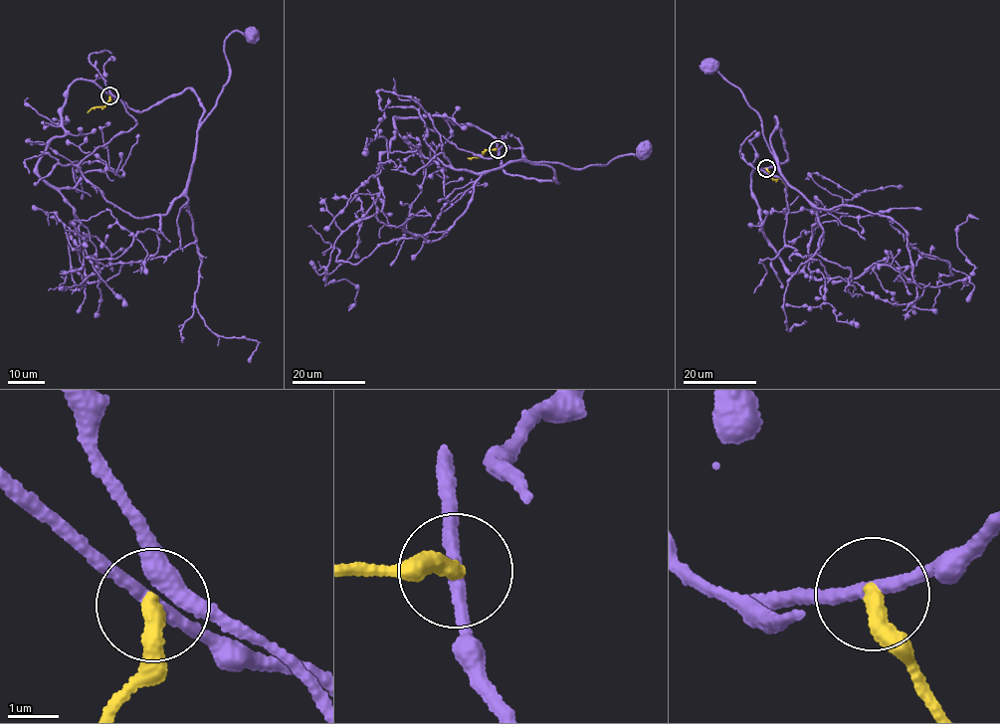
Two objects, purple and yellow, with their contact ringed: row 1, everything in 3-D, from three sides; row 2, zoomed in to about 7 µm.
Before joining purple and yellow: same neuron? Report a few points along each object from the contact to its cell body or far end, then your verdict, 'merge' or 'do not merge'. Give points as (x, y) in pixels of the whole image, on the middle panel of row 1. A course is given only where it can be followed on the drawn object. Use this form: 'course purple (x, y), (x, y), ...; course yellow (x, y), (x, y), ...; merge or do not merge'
course purple (498, 149), (506, 173), (557, 182), (541, 162), (580, 169), (647, 148); course yellow (497, 149), (468, 158); do not merge

